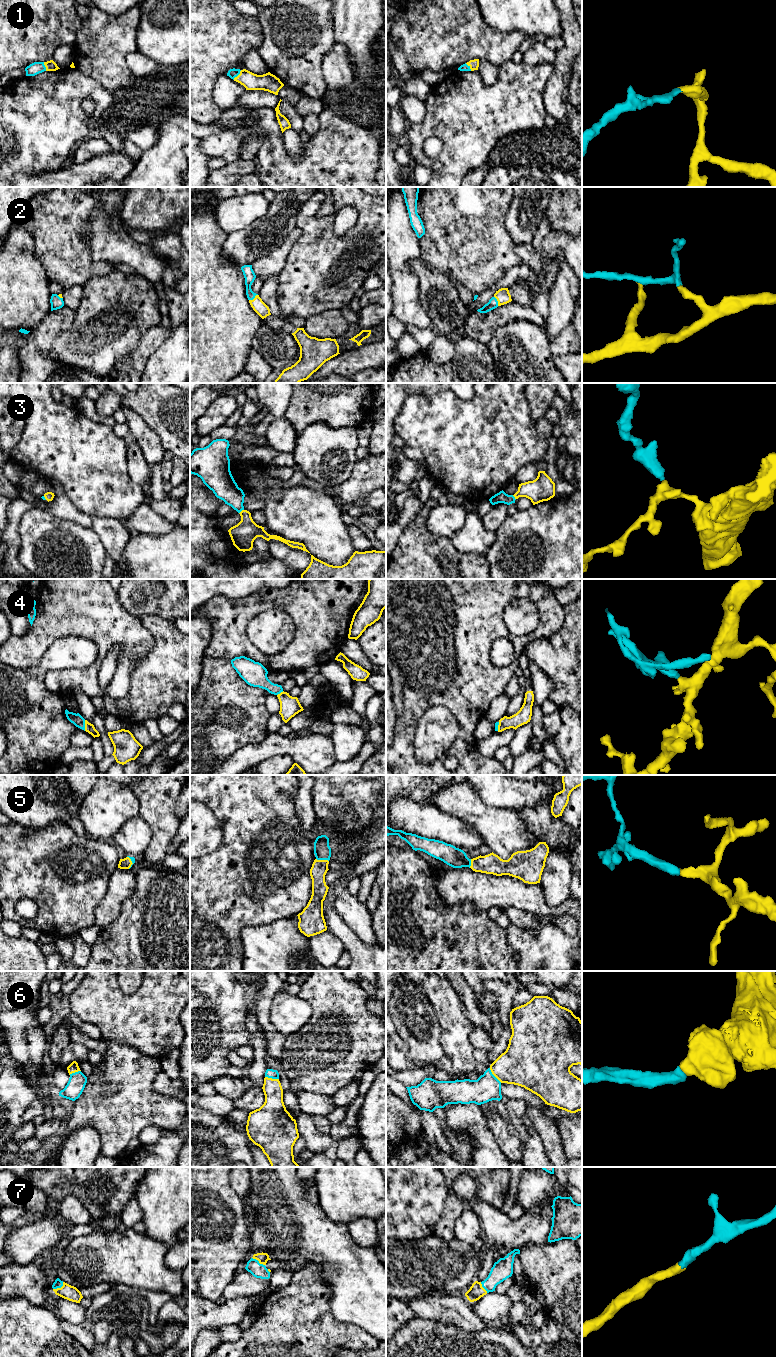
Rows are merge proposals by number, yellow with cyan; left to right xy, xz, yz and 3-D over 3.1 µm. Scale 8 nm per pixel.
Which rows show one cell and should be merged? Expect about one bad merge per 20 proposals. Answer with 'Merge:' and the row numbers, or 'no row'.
Merge: 1, 2, 3, 4, 5, 6, 7

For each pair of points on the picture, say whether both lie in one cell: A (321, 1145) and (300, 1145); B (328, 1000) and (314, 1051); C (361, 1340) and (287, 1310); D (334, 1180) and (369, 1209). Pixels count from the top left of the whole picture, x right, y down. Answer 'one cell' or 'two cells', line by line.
A: two cells
B: one cell
C: one cell
D: one cell

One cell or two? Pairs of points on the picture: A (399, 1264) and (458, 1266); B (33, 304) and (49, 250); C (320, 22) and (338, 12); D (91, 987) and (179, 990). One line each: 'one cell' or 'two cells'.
A: one cell
B: two cells
C: two cells
D: one cell

